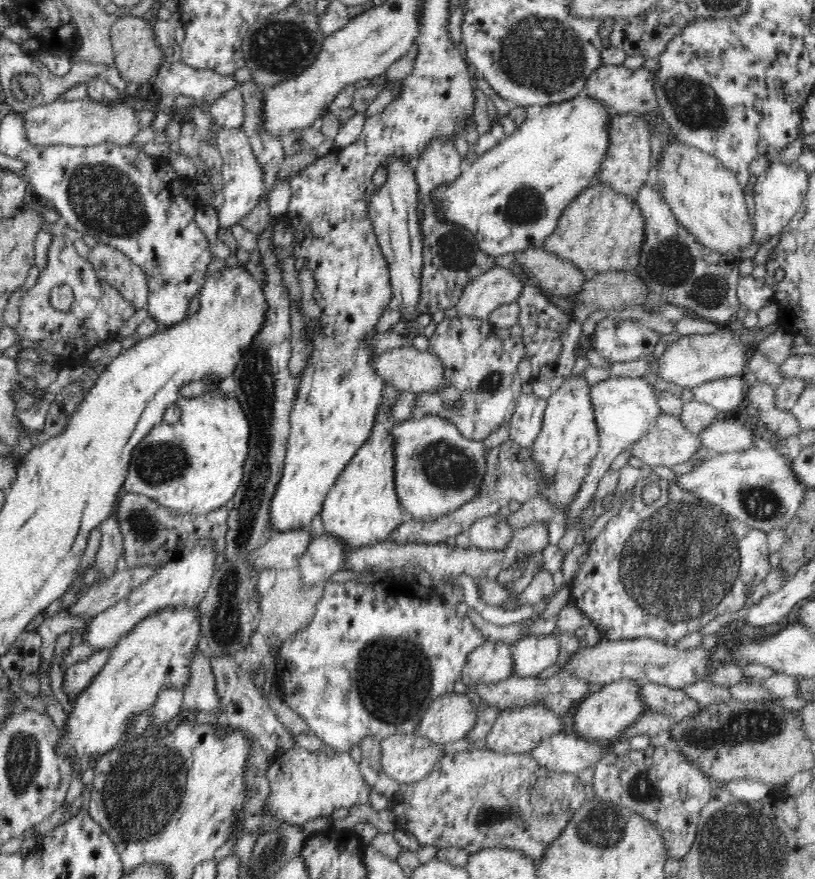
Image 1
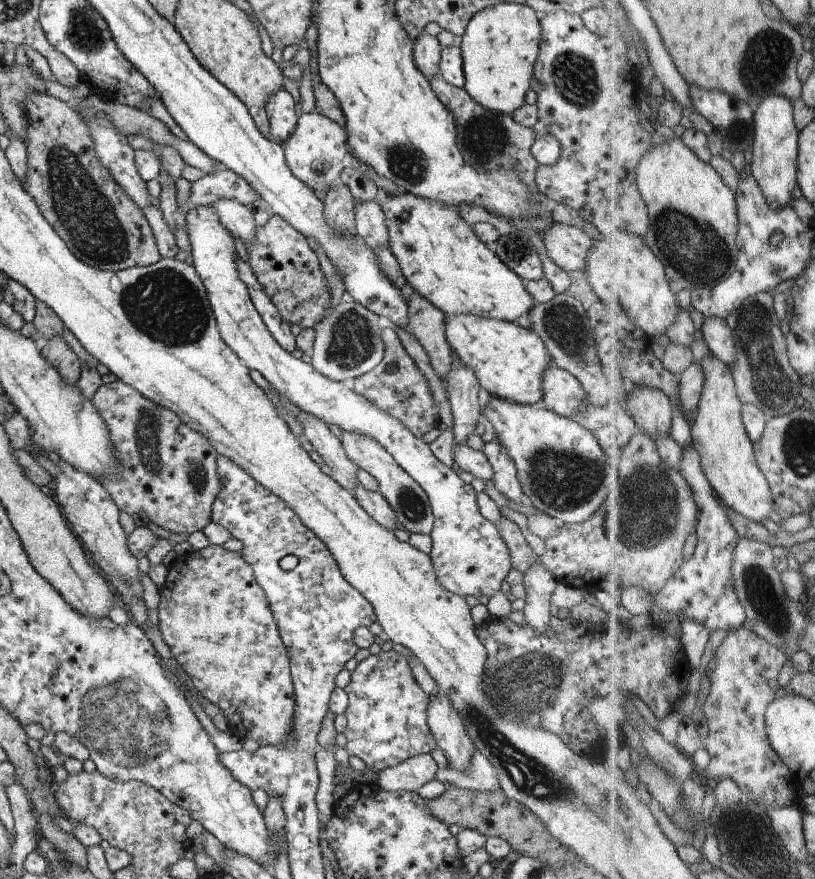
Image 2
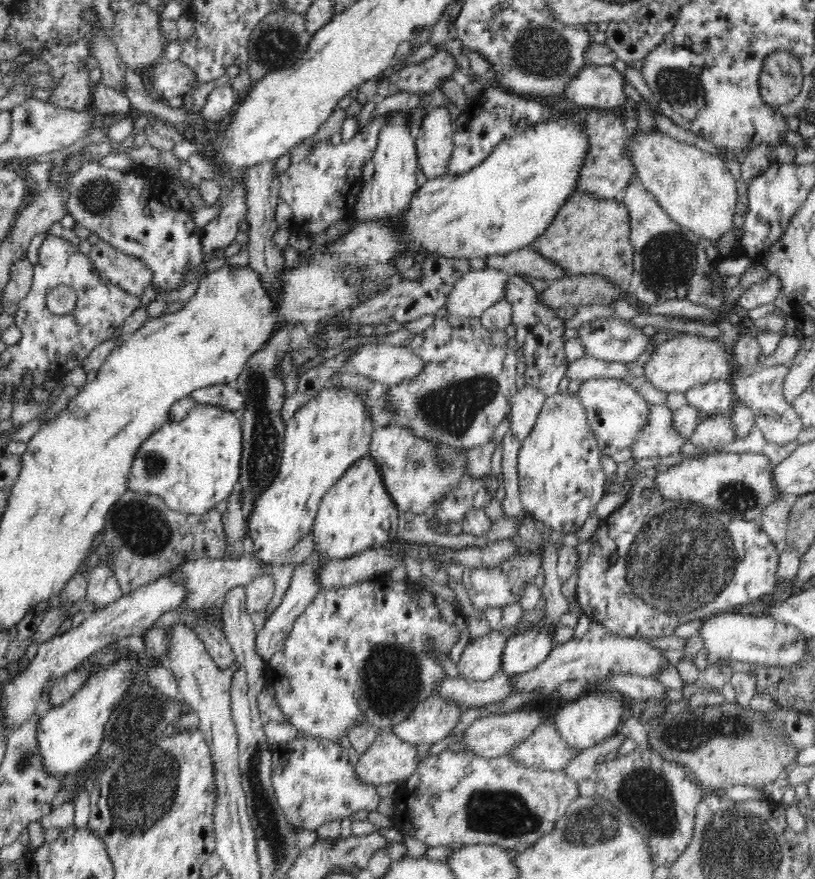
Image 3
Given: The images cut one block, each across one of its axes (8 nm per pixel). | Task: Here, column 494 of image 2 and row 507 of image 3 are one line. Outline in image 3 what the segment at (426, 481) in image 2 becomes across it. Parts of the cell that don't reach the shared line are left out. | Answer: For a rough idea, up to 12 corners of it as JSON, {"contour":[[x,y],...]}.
{"contour":[[578,394],[547,398],[520,446],[523,512],[578,532],[605,494]]}

